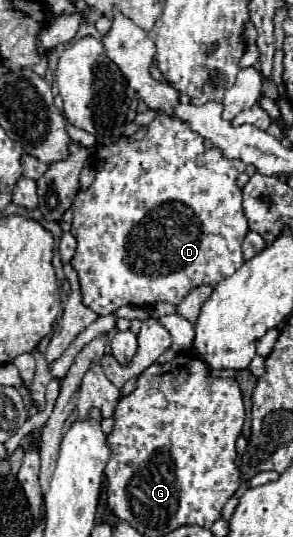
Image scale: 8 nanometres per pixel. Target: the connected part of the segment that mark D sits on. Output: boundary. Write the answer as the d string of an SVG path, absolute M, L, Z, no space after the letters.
M159 113L147 127L147 135L141 141L129 141L127 137L121 137L117 143L111 145L99 145L94 154L95 162L93 165L96 171L95 179L89 189L81 189L71 205L73 211L73 229L77 231L77 251L75 257L71 259L73 269L79 273L81 281L81 293L83 293L83 303L93 309L97 315L109 315L117 311L123 305L137 305L137 307L151 307L155 303L171 303L179 305L185 295L199 287L199 285L211 285L215 287L221 279L227 275L233 275L243 263L243 251L241 243L245 239L245 233L249 231L245 213L242 205L242 189L237 185L239 173L246 173L247 166L243 161L237 159L225 159L221 157L219 149L205 149L203 137L185 125L185 121L177 121L169 115Z

